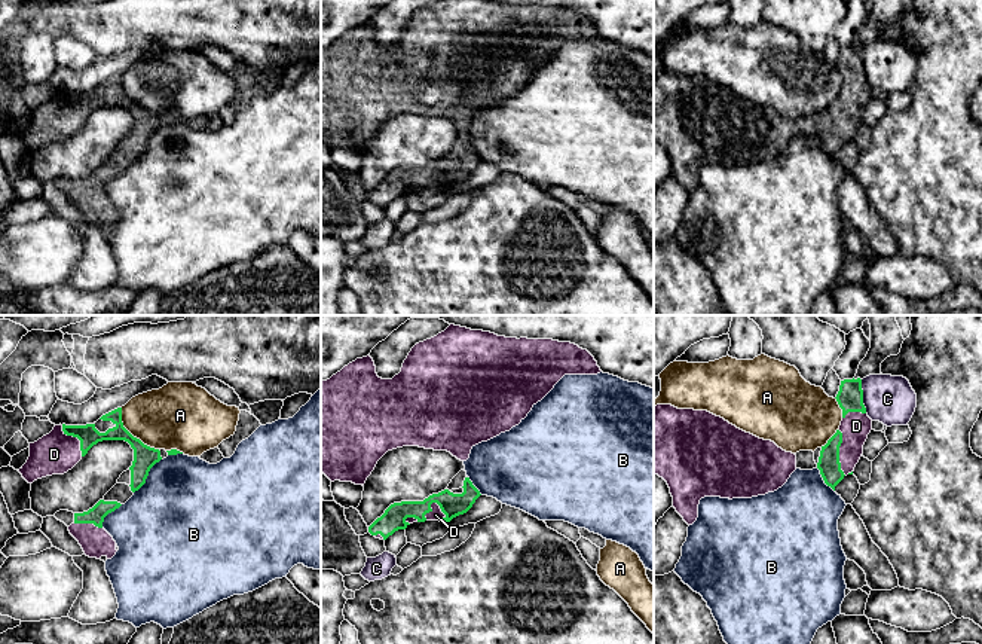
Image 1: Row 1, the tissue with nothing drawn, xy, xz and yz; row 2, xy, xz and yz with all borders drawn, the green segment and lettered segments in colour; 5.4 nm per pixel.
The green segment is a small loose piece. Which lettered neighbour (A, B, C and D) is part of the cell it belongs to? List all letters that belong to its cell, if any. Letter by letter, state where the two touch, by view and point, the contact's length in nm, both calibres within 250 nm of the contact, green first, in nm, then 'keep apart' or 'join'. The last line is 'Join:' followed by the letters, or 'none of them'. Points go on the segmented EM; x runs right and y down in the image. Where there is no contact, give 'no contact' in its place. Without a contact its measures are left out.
A: contact xy (131, 435); length 300 nm; calibres 130 and 340 nm; keep apart
B: contact xy (147, 475); length 240 nm; calibres 130 and 480 nm; keep apart
C: contact yz (862, 396); length 190 nm; calibres 140 and 260 nm; keep apart
D: contact yz (838, 452); length 260 nm; calibres 120 and 160 nm; join
Join: D

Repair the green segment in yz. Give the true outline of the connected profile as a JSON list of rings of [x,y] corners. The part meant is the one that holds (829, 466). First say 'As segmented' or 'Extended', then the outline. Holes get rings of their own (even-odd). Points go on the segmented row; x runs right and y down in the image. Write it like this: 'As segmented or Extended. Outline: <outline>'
Extended. Outline: [[[860,378],[841,381],[835,399],[842,409],[842,421],[836,433],[822,446],[817,463],[825,483],[833,491],[847,474],[853,474],[872,430],[872,419],[863,405]]]

